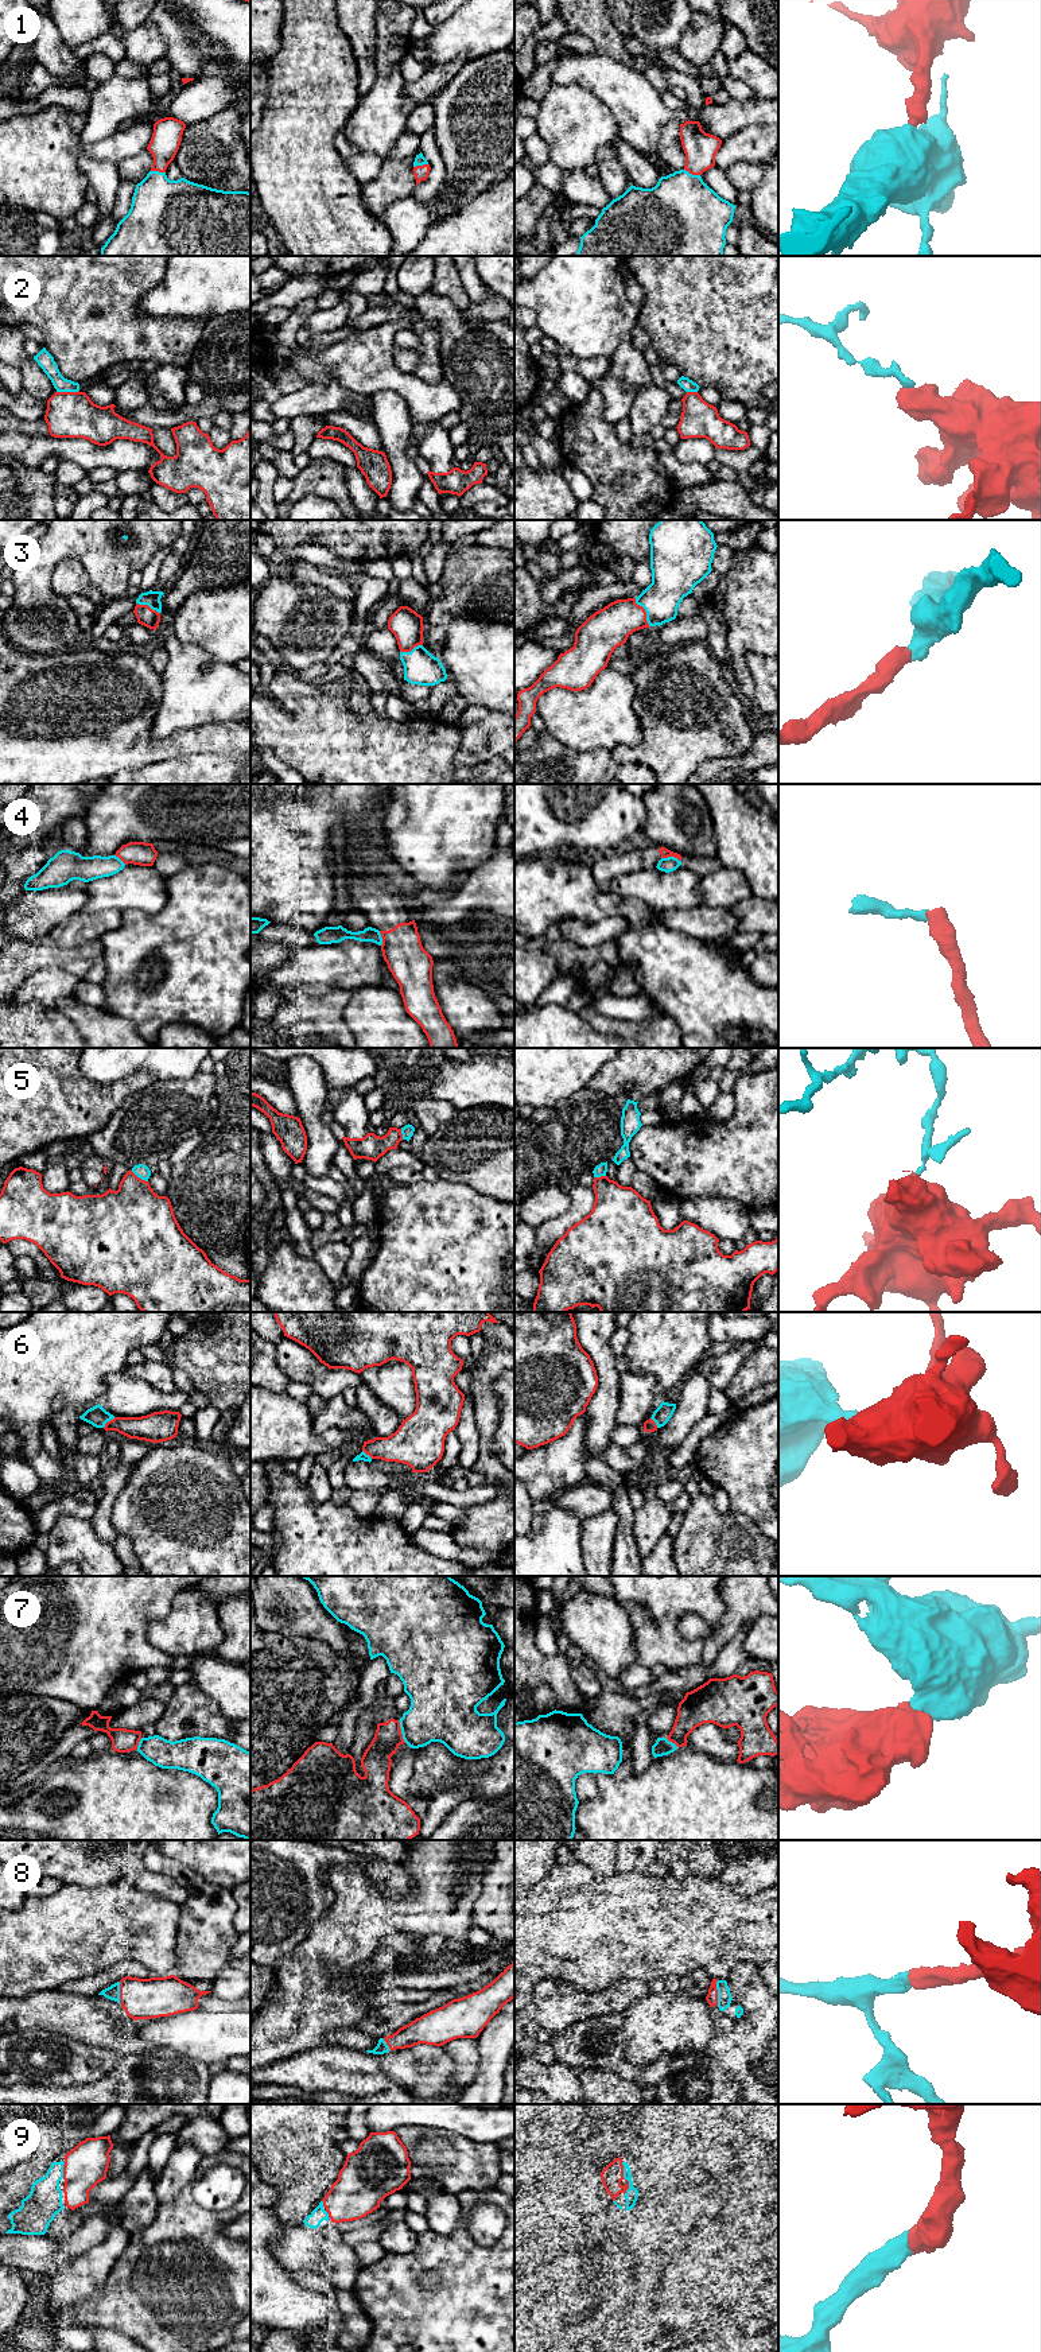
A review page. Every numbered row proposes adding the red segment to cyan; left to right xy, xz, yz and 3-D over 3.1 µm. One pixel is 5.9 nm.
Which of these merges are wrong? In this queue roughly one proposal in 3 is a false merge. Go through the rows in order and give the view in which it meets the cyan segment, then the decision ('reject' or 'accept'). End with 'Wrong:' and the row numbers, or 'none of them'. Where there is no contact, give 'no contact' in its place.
1: yz | accept
2: xy | reject
3: yz | accept
4: yz | reject
5: xy | reject
6: xy | accept
7: xz | reject
8: yz | accept
9: yz | accept
Wrong: 2, 4, 5, 7

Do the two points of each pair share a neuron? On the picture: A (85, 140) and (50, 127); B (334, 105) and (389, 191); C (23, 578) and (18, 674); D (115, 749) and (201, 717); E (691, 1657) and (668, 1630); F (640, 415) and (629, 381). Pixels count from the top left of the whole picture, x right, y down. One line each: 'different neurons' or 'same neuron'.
A: different neurons
B: different neurons
C: different neurons
D: different neurons
E: same neuron
F: different neurons

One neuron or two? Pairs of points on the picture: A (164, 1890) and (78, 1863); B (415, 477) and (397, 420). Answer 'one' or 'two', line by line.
A: one
B: one

